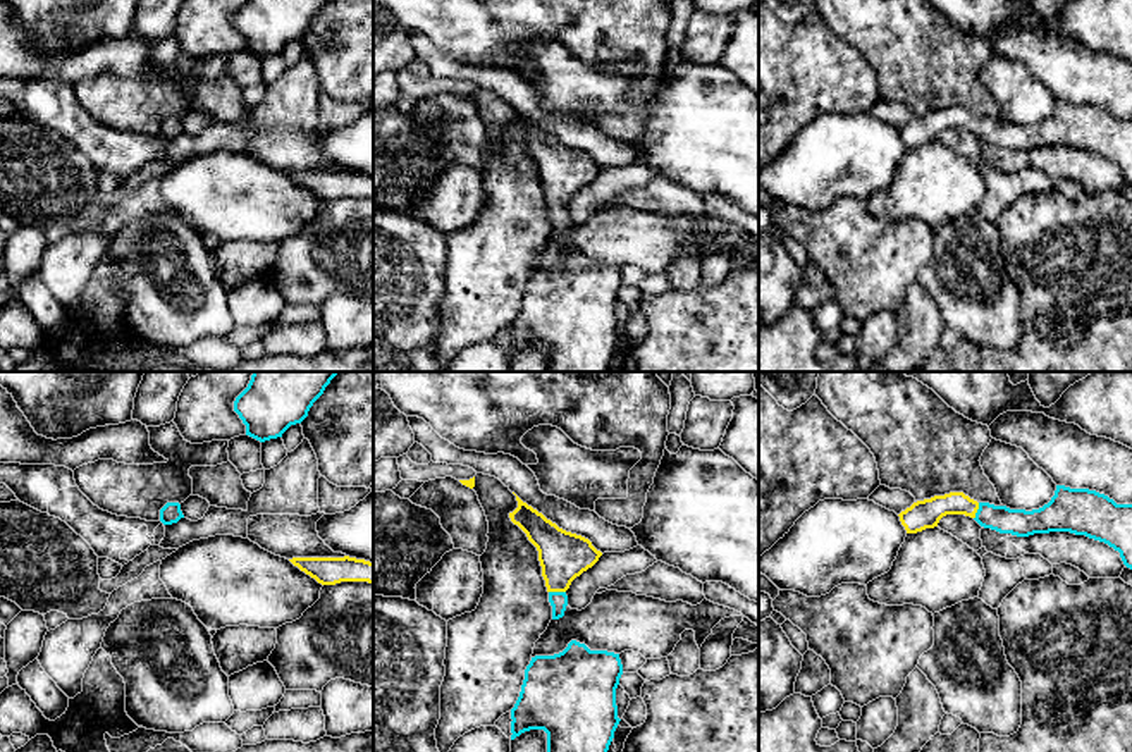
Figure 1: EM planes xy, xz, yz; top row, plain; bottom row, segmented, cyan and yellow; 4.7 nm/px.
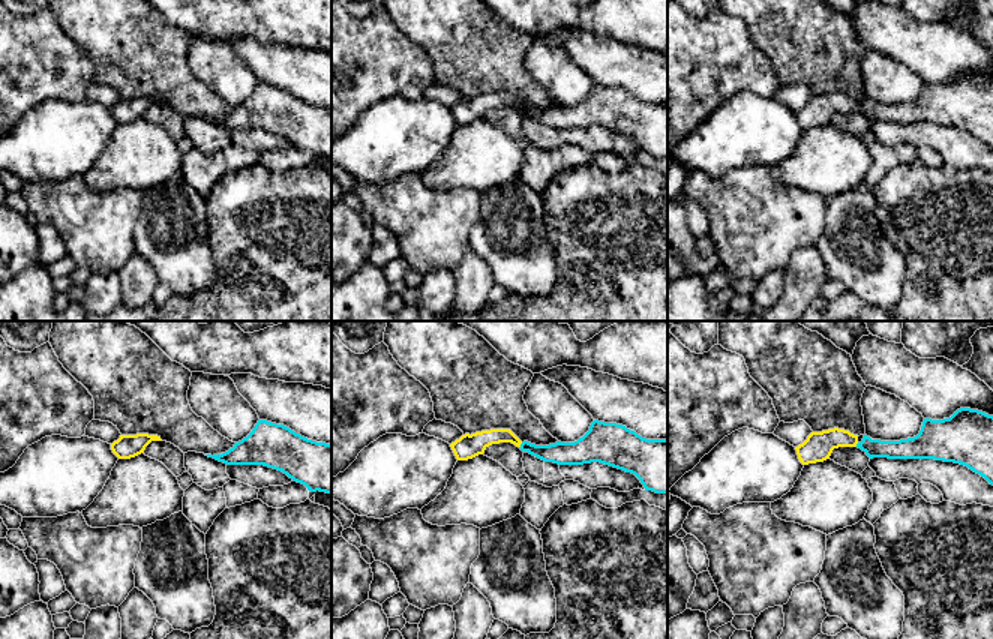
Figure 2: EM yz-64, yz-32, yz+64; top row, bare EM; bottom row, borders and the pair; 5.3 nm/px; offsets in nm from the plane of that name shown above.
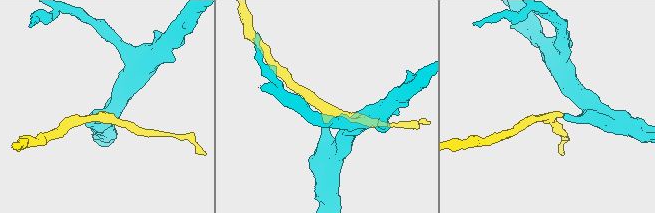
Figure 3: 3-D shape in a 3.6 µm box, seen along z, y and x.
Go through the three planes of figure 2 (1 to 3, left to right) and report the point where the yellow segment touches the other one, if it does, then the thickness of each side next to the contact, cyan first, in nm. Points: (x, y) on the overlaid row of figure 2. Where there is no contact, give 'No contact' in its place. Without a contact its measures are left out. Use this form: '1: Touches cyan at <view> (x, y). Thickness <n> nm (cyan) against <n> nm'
1: No contact
2: Touches cyan at yz-32 (521, 444). Thickness 130 nm (cyan) against 120 nm
3: Touches cyan at yz+64 (857, 444). Thickness 110 nm (cyan) against 160 nm

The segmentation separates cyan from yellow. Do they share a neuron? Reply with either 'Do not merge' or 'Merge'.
Merge

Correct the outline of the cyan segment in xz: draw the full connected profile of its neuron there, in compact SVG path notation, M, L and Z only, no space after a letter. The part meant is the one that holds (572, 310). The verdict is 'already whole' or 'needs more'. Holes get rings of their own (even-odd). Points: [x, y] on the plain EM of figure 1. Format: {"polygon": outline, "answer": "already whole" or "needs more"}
{"polygon": "M576 255L559 268L532 272L511 324L511 354L530 344L544 344L549 372L606 372L621 336L616 320L621 289L619 268L590 265Z", "answer": "already whole"}

